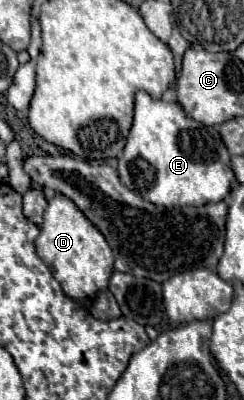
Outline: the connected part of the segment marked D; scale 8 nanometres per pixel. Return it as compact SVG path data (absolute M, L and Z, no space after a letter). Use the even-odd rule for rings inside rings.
M54 195L44 211L44 223L40 225L40 235L34 241L36 255L52 271L54 279L60 283L66 297L74 301L94 299L98 291L108 287L110 275L114 271L114 255L102 233L90 225L90 221L76 209L72 201L62 195Z

